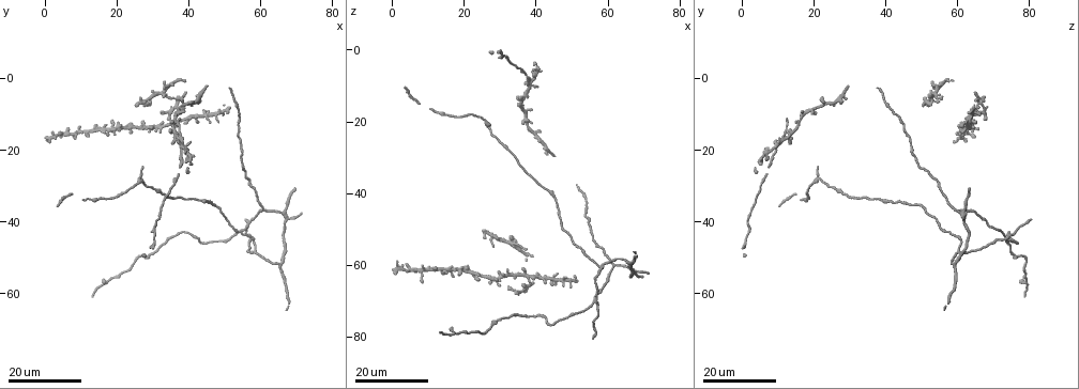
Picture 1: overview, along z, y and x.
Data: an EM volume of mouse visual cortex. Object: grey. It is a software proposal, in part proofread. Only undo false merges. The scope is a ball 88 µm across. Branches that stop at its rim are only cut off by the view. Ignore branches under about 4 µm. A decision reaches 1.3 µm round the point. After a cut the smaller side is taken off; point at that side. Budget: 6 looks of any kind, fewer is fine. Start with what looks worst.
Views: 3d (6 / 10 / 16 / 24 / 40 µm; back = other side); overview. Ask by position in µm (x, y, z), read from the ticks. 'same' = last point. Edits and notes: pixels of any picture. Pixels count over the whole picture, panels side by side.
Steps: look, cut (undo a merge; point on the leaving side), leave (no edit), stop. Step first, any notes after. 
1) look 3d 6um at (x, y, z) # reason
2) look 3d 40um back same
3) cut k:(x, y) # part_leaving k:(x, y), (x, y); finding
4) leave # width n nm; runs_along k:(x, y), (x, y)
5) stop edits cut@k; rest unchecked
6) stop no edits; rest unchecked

look 3d 24um at (60.5, 37.0, 59.0) # three-way junction

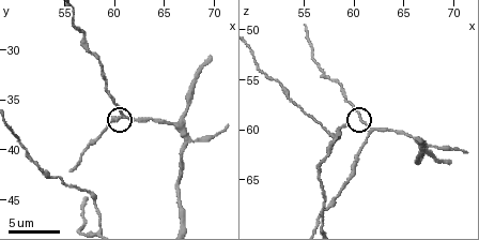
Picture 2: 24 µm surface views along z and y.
look 3d 6um at (61.0, 36.6, 59.6) # zoom in

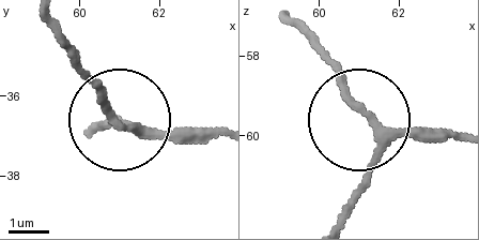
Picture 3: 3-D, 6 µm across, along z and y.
leave # arms 3; runs_along 3:(368, 116), (303, 28); all the same neuron

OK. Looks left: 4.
look 3d 24um at (58.5, 48.5, 60.0) # two arms in line, one across

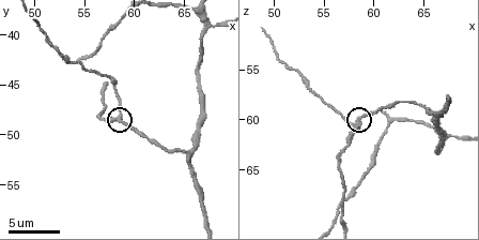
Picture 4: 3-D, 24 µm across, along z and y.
look 3d 6um at (58.4, 48.6, 60.4)

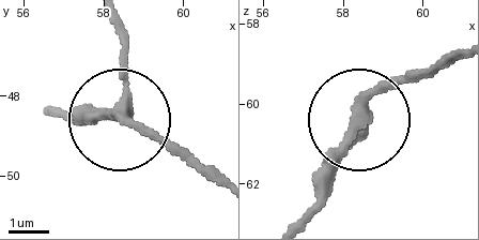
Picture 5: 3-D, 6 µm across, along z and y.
leave # width 260 nm; runs_along 5:(215, 184), (123, 116), (55, 116); one neuron here

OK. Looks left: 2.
look 3d 16um at (32.0, 4.0, 53.5) # four or more arms meet

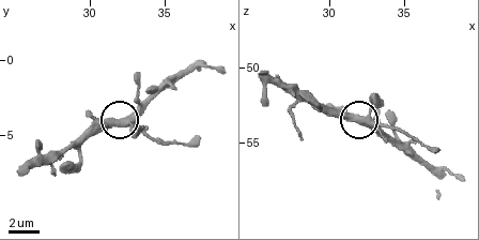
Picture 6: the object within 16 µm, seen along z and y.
look 3d 10um at (32.6, 4.0, 53.8)

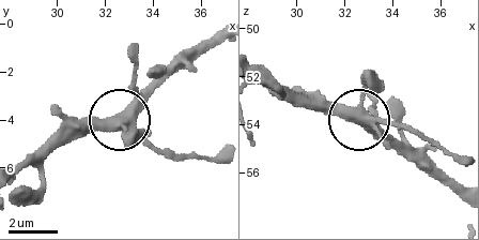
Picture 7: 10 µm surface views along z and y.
leave # arms 5; continuous, no second neuron

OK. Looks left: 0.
stop no edits; rest unchecked

